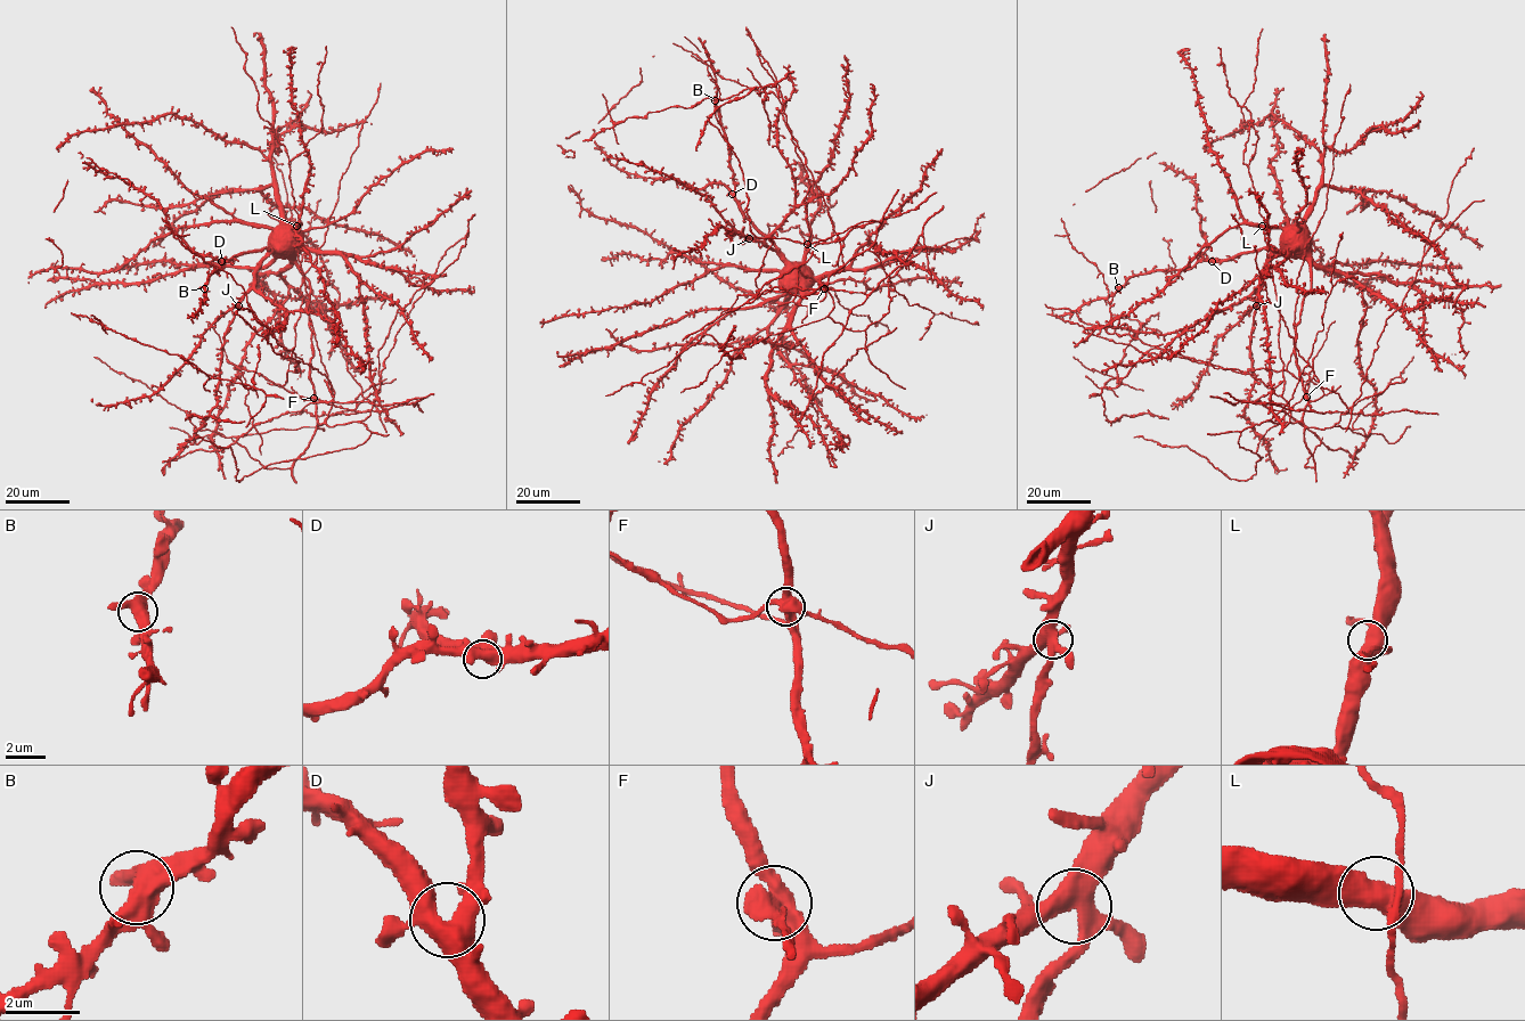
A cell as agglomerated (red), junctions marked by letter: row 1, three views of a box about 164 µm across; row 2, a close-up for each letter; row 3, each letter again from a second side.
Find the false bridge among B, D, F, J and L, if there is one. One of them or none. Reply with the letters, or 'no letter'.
F

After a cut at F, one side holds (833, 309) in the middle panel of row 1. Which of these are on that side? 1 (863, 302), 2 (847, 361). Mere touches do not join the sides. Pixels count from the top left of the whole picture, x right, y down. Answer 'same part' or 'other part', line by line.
1: other part
2: same part

